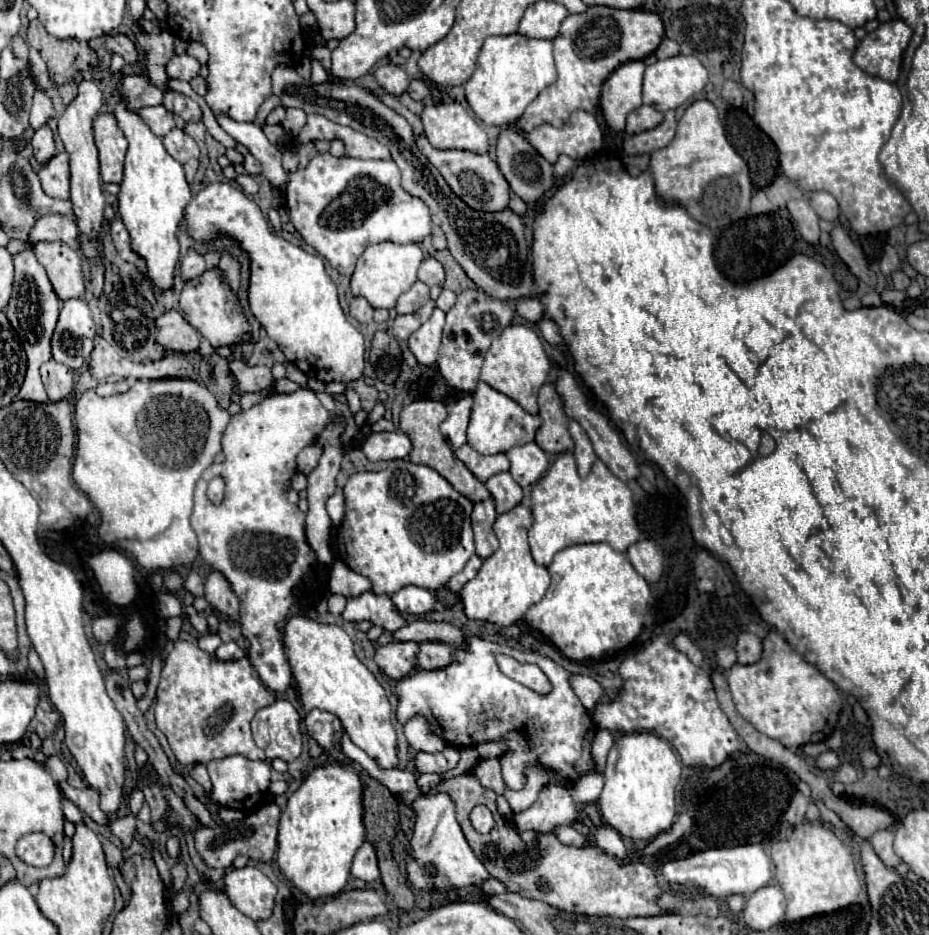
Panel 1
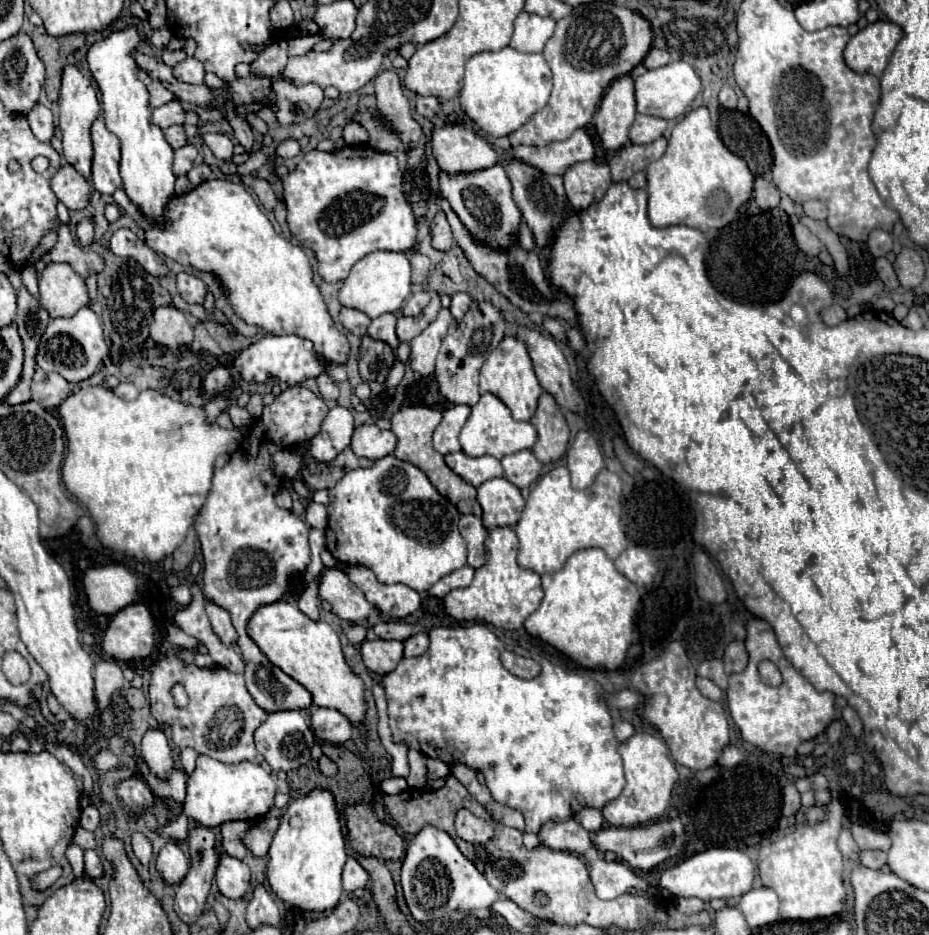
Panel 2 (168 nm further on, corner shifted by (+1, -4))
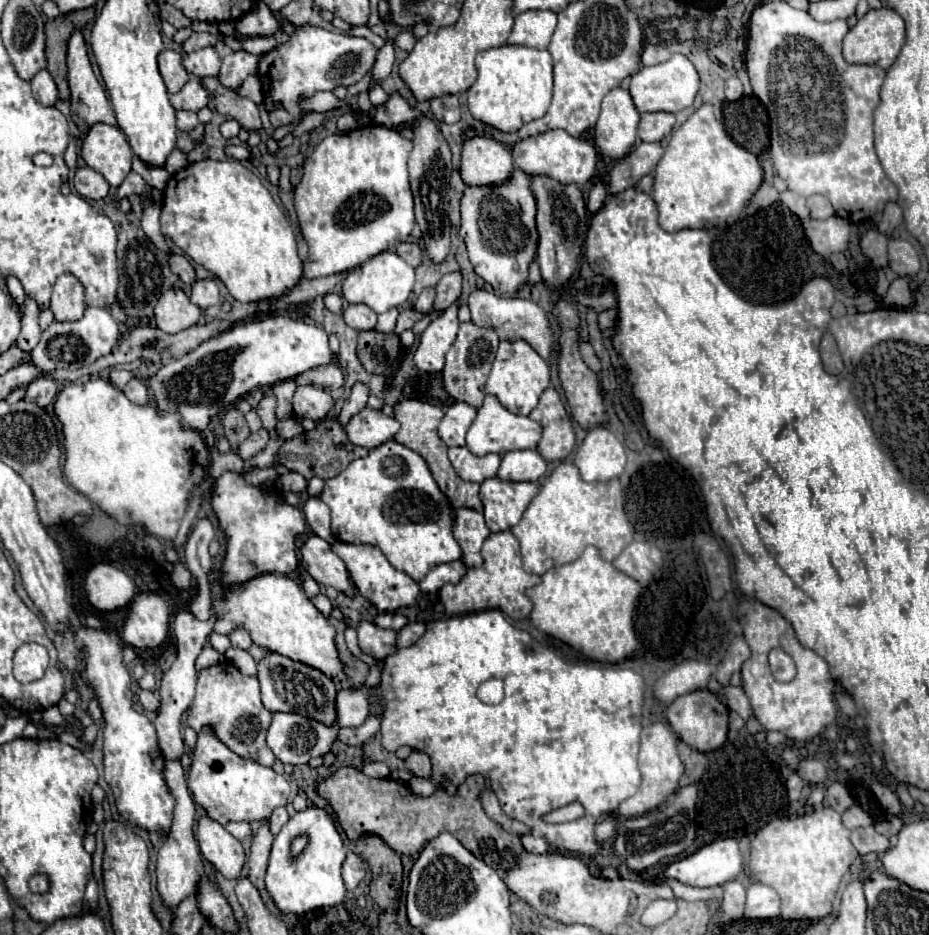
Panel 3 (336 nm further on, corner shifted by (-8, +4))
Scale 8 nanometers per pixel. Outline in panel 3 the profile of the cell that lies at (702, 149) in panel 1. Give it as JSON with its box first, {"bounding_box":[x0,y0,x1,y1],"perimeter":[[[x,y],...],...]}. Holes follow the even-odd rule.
{"bounding_box":[654,104,762,232],"perimeter":[[[702,104],[670,138],[668,148],[654,172],[654,202],[658,206],[658,224],[676,232],[682,228],[708,228],[718,222],[736,216],[750,202],[758,186],[762,184],[762,166],[758,158],[740,148],[724,130],[724,126],[714,118],[712,104]]]}

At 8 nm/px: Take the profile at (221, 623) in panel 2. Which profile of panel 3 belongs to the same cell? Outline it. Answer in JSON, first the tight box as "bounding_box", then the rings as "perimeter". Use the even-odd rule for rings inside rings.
{"bounding_box":[228,628,252,650],"perimeter":[[[234,628],[230,634],[228,634],[230,642],[234,648],[244,648],[248,650],[252,646],[252,640],[250,640],[250,634],[244,630],[244,628]]]}

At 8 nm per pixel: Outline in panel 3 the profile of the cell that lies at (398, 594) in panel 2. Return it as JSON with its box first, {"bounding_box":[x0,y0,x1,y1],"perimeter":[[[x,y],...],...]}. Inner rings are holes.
{"bounding_box":[332,542,420,612],"perimeter":[[[334,542],[332,550],[344,560],[348,574],[358,590],[360,596],[368,598],[378,610],[382,612],[394,612],[398,608],[412,606],[420,596],[420,586],[414,582],[408,574],[398,572],[390,566],[390,562],[384,558],[384,554],[376,546],[368,544],[346,544],[346,542]]]}

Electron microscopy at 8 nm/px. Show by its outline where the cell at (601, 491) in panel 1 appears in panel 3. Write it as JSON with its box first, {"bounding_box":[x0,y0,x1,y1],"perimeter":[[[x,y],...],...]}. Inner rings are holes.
{"bounding_box":[512,460,634,574],"perimeter":[[[564,460],[544,480],[538,494],[530,502],[522,520],[512,528],[520,540],[520,552],[526,572],[544,574],[560,564],[574,562],[586,546],[596,546],[604,560],[612,562],[634,540],[632,526],[624,512],[624,494],[620,480],[582,482],[578,468]]]}

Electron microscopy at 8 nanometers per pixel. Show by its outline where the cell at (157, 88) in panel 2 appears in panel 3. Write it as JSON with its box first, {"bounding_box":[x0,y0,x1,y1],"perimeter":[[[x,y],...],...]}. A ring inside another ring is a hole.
{"bounding_box":[158,50,190,94],"perimeter":[[[172,50],[160,52],[158,66],[160,66],[160,74],[162,74],[164,84],[166,84],[170,94],[178,92],[190,78],[182,66],[182,56],[178,52],[172,52]]]}

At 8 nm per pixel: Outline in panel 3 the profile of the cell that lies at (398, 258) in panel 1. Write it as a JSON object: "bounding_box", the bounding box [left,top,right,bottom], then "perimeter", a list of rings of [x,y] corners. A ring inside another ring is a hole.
{"bounding_box":[342,250,414,314],"perimeter":[[[388,250],[370,258],[360,268],[352,270],[342,282],[342,294],[350,304],[366,304],[380,314],[392,306],[404,304],[412,292],[412,286],[414,286],[414,268],[410,268],[410,264],[406,264],[406,260],[398,256],[398,252]]]}

